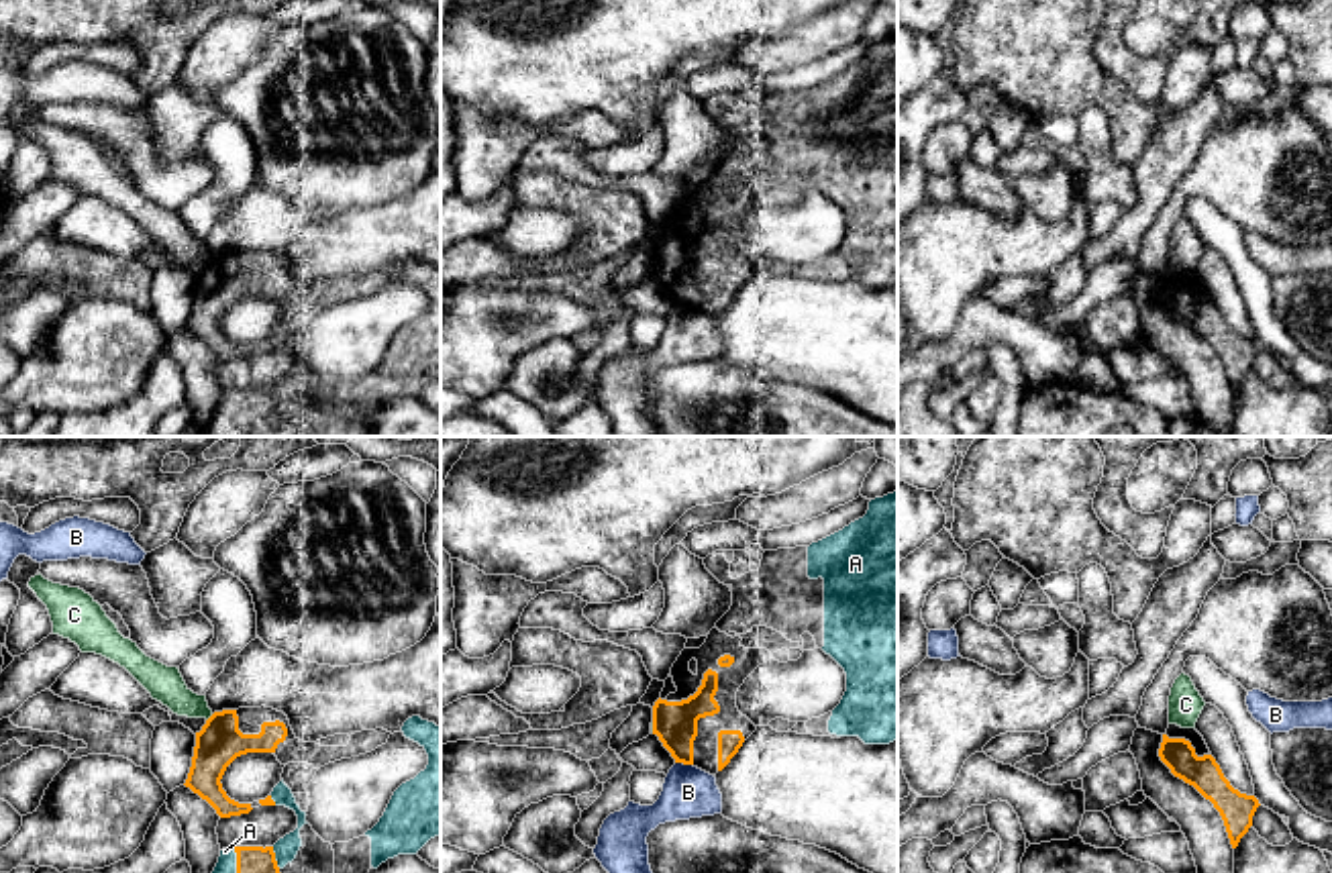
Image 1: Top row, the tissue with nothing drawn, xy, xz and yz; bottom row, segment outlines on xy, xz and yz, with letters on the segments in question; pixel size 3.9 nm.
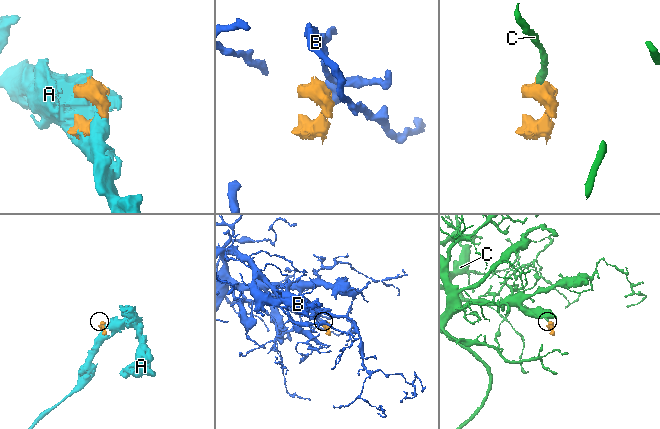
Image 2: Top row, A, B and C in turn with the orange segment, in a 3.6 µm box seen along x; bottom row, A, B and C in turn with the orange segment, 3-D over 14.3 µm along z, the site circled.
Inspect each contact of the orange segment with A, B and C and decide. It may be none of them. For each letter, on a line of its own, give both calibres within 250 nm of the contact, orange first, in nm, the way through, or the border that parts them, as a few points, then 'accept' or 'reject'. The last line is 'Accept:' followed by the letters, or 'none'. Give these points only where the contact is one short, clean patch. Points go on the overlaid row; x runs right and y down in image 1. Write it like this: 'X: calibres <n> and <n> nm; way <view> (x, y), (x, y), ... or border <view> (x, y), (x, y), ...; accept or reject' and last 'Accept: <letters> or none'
A: calibres 110 and 80 nm; accept
B: calibres 180 and 200 nm; border xz (676, 761), (692, 765); reject
C: calibres 180 and 140 nm; border xy (213, 714), (207, 721); reject
Accept: A

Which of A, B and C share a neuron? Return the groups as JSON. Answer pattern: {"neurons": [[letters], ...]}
{"neurons": [["A"], ["B"], ["C"]]}

